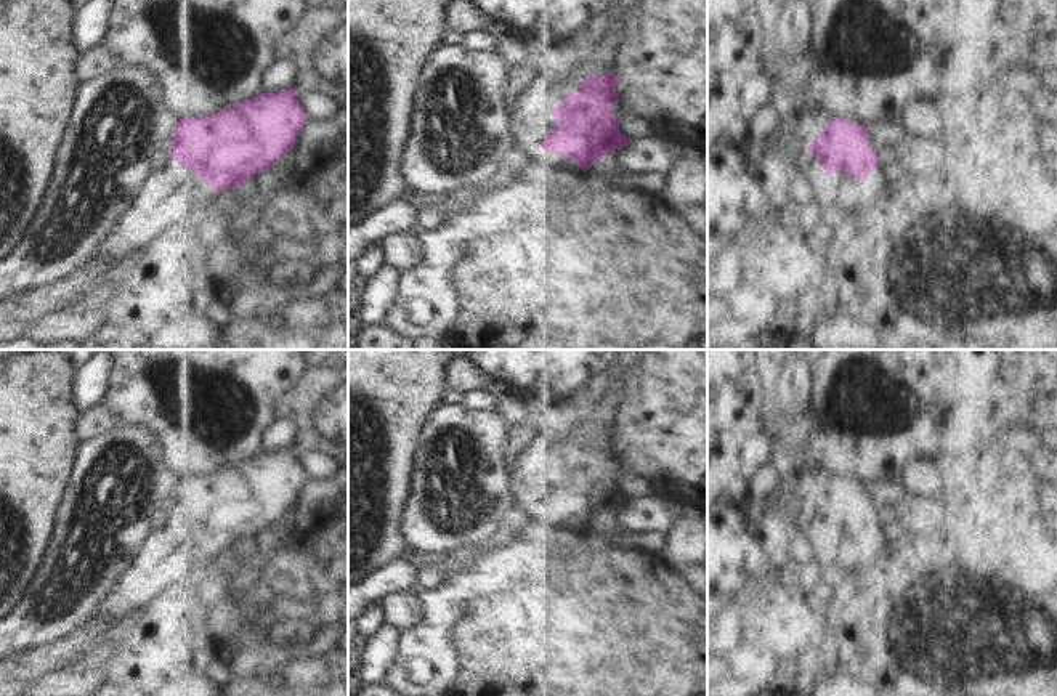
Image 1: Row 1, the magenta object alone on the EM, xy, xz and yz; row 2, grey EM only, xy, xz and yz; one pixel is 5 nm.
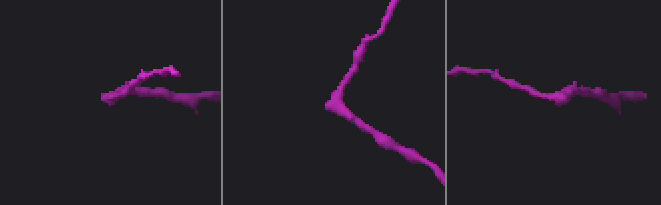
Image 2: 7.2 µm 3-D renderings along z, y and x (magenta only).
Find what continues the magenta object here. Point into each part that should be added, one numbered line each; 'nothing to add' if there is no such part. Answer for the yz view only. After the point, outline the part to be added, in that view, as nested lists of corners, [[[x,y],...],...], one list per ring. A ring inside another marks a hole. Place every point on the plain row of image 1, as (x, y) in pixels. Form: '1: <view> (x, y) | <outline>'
1: yz (844, 557) | [[[834,532],[823,553],[807,569],[807,585],[815,600],[823,597],[842,579],[858,579],[866,574],[868,547],[848,532]]]

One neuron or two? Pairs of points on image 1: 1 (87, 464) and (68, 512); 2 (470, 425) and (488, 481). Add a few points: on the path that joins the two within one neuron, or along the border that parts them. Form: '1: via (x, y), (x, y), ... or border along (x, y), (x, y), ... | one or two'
1: via (87, 477), (87, 496), (80, 502) | one
2: via (478, 440), (483, 467) | one

